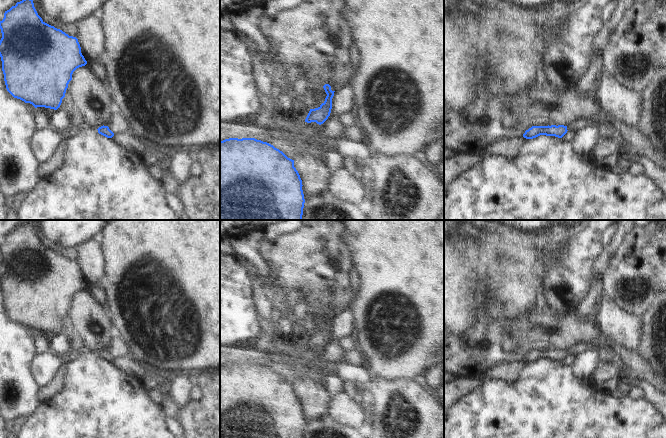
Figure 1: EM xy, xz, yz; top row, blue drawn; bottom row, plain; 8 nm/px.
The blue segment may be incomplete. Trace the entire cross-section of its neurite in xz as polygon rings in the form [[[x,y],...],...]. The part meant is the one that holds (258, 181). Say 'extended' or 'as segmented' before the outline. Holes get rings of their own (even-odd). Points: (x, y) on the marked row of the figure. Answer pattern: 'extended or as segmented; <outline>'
as segmented; [[[255,138],[220,141],[220,220],[302,220],[304,194],[294,160]]]

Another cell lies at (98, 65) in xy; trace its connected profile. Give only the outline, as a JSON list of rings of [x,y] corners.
[[[89,59],[87,63],[90,70],[95,70],[101,78],[106,80],[106,68],[102,59]]]

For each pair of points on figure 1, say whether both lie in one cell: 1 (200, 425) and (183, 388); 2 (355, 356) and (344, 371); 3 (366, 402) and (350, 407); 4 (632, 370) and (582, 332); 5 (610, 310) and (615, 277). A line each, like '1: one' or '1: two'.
1: two
2: two
3: two
4: one
5: two

